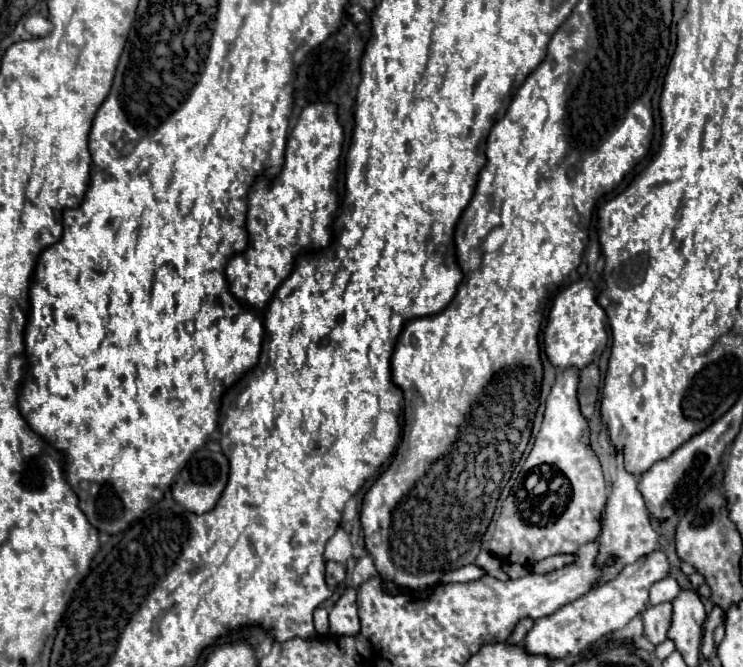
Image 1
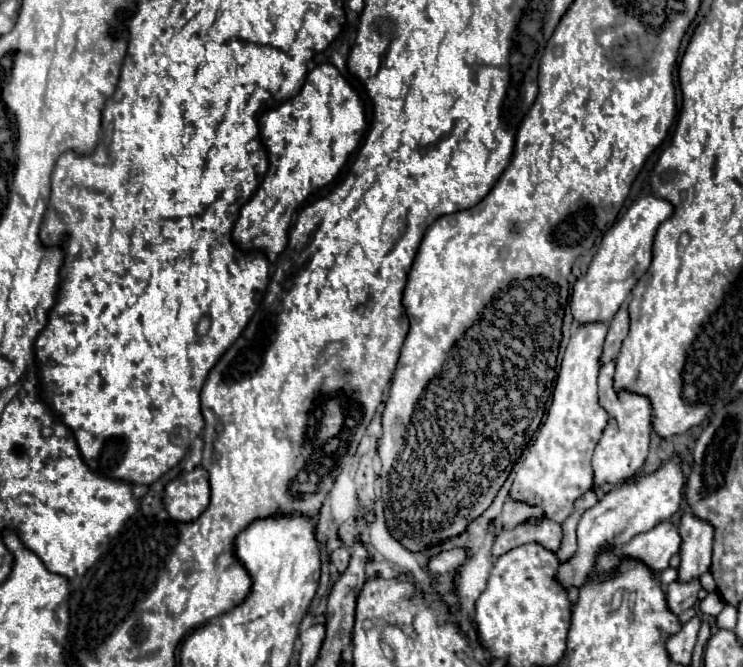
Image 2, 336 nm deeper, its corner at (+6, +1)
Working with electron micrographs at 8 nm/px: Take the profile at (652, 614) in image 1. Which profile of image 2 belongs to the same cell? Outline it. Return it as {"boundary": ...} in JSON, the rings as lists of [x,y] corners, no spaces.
{"boundary":[[[692,580],[688,584],[682,584],[682,582],[672,582],[668,584],[666,588],[666,604],[668,604],[668,610],[672,614],[682,614],[684,610],[692,608],[696,604],[696,594],[700,590],[700,582],[698,580]]]}

